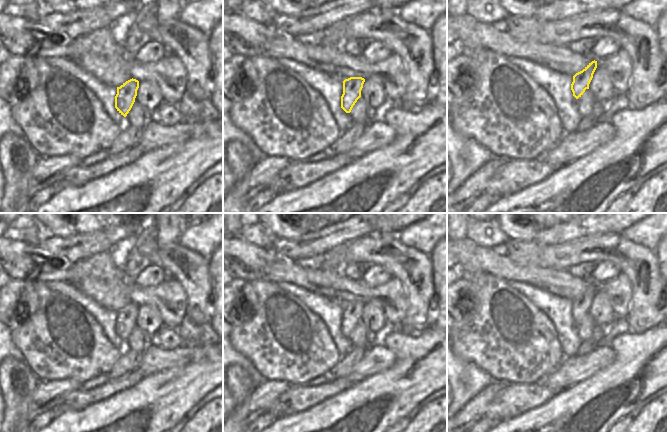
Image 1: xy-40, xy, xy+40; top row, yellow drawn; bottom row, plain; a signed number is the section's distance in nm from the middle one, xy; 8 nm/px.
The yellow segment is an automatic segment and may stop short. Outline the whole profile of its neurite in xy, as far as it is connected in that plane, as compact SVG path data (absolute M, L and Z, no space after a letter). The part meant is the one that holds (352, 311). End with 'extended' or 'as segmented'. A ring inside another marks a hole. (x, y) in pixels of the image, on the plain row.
M350 301L343 305L343 318L341 320L341 332L350 337L357 324L361 321L361 314L365 303L362 301Z; as segmented

